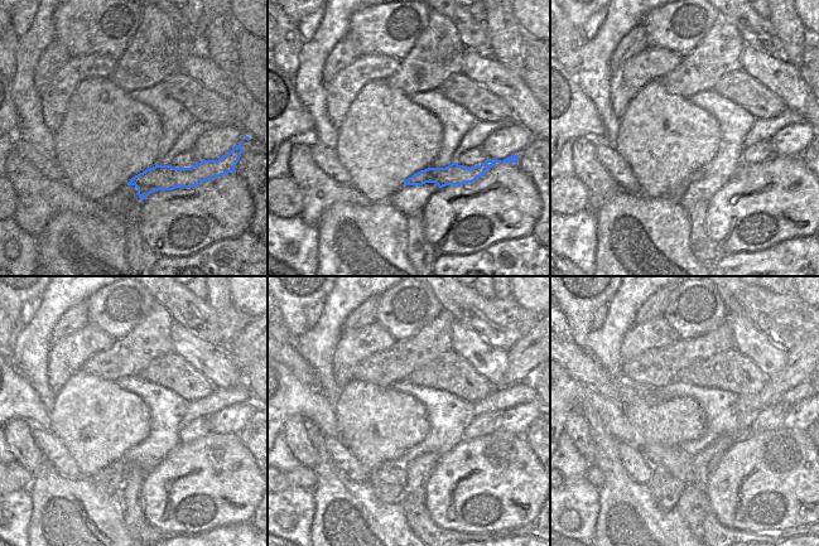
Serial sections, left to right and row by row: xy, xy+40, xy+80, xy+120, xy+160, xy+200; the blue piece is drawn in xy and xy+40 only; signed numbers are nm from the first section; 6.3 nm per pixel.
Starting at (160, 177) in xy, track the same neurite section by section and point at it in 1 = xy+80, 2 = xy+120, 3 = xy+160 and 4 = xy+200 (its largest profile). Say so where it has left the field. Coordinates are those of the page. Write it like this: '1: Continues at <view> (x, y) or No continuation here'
1: Continues at xy+80 (677, 193)
2: Continues at xy+120 (110, 479)
3: Continues at xy+160 (389, 481)
4: Continues at xy+200 (665, 488).

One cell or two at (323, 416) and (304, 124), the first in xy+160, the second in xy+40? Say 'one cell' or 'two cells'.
one cell

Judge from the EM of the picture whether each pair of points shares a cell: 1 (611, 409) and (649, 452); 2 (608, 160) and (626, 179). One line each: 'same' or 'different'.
1: same
2: same

